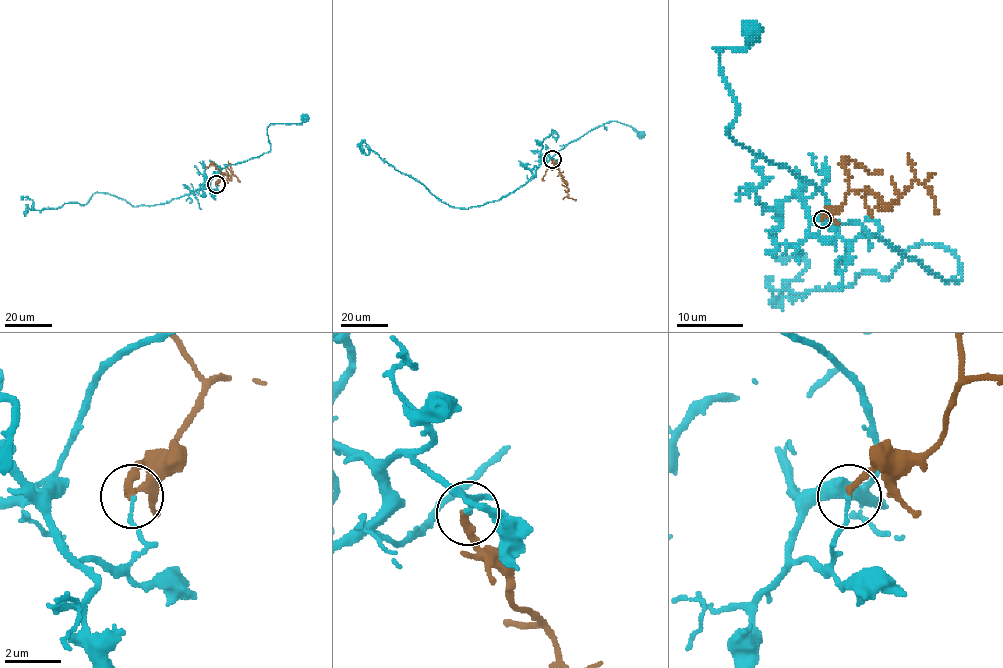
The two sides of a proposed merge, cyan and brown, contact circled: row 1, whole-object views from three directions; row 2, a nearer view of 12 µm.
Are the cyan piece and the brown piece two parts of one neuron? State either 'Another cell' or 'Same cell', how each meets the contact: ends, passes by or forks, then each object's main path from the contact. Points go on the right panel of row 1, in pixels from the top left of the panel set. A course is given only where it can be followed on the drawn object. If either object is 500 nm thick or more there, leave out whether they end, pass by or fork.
Another cell. At the ring cyan ends. At the ring brown ends. Course of cyan: (821, 219), (810, 234), (826, 216), (816, 186), (728, 135), (736, 106), (713, 48), (745, 47), (748, 30). Course of brown: (821, 219), (839, 208), (851, 191), (873, 191), (891, 206), (919, 181), (929, 189), (937, 213)

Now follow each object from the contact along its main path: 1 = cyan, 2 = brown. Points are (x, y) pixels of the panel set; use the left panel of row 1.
1: (216, 184), (212, 189), (208, 183), (215, 172), (268, 152), (267, 127), (271, 123), (300, 123), (304, 117)
2: (216, 184), (223, 174), (230, 179), (232, 170), (240, 181)

